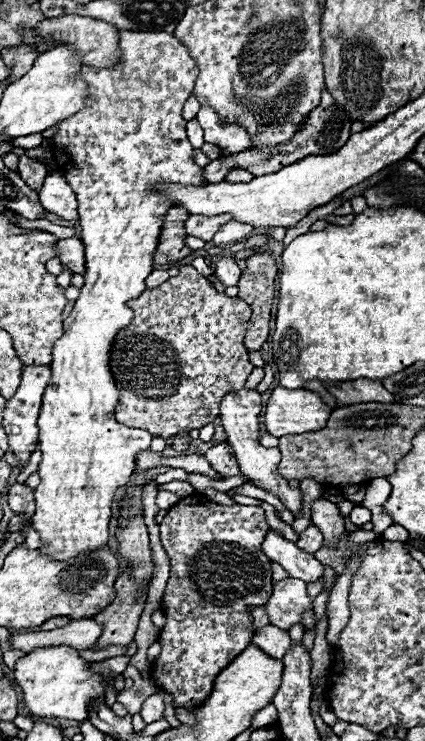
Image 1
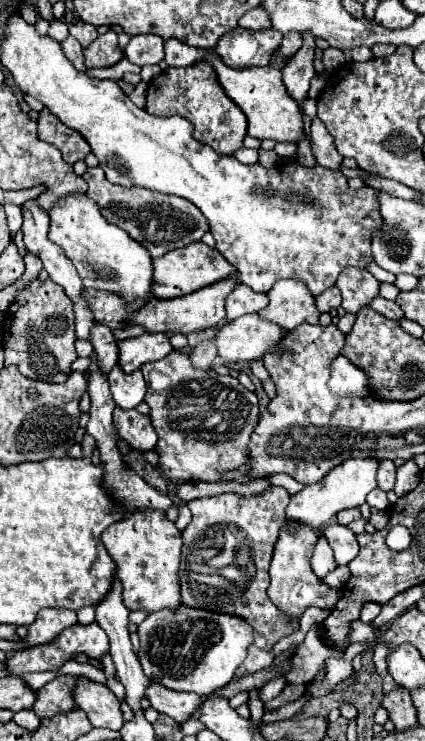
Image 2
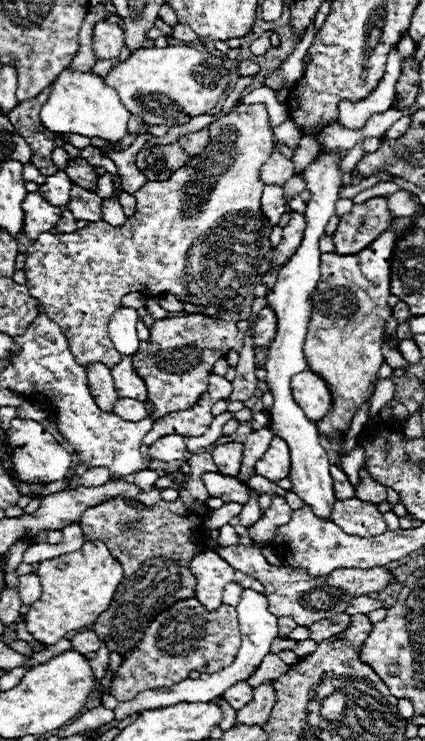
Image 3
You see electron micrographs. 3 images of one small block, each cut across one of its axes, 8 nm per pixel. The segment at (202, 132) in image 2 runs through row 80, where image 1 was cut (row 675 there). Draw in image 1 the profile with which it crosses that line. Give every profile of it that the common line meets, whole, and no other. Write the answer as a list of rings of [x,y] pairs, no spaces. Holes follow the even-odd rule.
[[[204,494],[182,498],[160,522],[162,546],[170,558],[170,580],[162,598],[162,612],[166,616],[162,636],[158,636],[162,652],[152,662],[150,676],[156,686],[172,694],[174,708],[182,706],[194,710],[202,706],[214,688],[216,676],[250,644],[254,630],[250,608],[266,604],[274,586],[272,562],[262,554],[260,548],[268,532],[270,526],[260,506],[224,506],[208,500]]]

